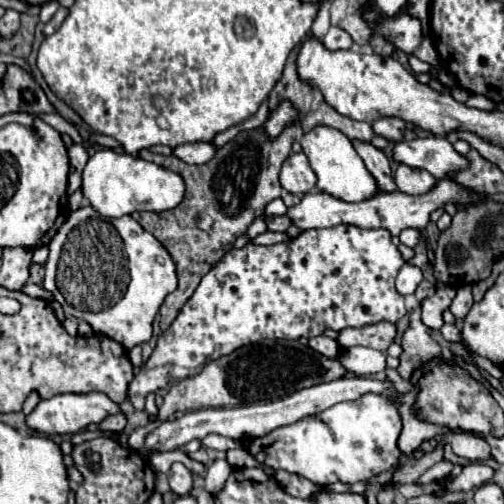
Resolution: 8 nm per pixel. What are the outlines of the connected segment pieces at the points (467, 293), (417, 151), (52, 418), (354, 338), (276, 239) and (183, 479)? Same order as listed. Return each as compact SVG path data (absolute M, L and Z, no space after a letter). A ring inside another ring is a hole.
M459 287L457 295L451 303L451 313L455 315L455 319L463 319L469 313L469 307L473 305L473 295L471 295L471 287Z
M445 137L397 141L393 147L393 159L413 169L425 169L435 179L453 177L459 169L467 167L467 159L459 155Z
M93 391L93 393L65 393L65 395L55 395L49 401L39 401L39 405L33 409L31 415L27 415L27 425L39 433L45 435L73 435L83 431L91 423L101 423L109 415L121 413L121 407L113 403L105 393Z
M377 323L377 325L365 325L359 329L341 329L337 343L341 347L353 347L363 345L377 351L385 351L397 335L397 329L393 323Z
M267 231L263 235L257 235L253 239L255 245L275 245L275 243L281 243L281 241L287 241L289 235L287 233L273 233L273 231Z
M173 463L169 473L167 473L167 479L169 479L169 487L175 495L183 497L183 495L189 495L195 481L193 481L193 473L183 465L183 463Z

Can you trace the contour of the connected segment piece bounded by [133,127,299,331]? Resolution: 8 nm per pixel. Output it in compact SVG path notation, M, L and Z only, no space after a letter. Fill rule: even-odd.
M289 127L289 131L285 131L285 135L277 139L277 143L269 143L265 135L261 135L261 129L241 131L233 141L225 143L217 151L217 155L205 165L185 165L175 155L163 157L147 149L139 153L141 159L169 167L171 171L177 171L181 177L185 173L183 179L187 185L185 199L173 211L133 215L141 223L141 227L149 231L169 251L177 267L179 285L173 293L165 297L159 309L161 331L169 329L169 325L179 315L181 307L197 289L199 281L229 249L233 249L235 239L247 233L247 227L253 223L253 219L263 215L265 205L281 197L283 187L279 183L279 171L283 161L289 157L291 143L295 141L297 135L299 127Z

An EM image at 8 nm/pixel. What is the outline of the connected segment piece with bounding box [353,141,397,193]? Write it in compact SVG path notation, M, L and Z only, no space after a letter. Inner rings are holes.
M353 141L359 157L365 161L365 167L367 171L375 177L377 181L377 189L383 193L393 193L397 191L397 185L393 181L393 175L391 175L391 169L389 169L389 161L385 157L385 153L381 149L375 149L371 143L357 143Z

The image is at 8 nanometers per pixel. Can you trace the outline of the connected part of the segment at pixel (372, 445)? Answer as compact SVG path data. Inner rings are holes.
M365 393L355 401L343 401L319 415L305 417L293 427L281 427L261 439L245 443L245 449L273 469L285 469L301 475L317 485L369 481L379 473L395 473L403 453L397 447L401 433L401 417L397 407L383 395Z

